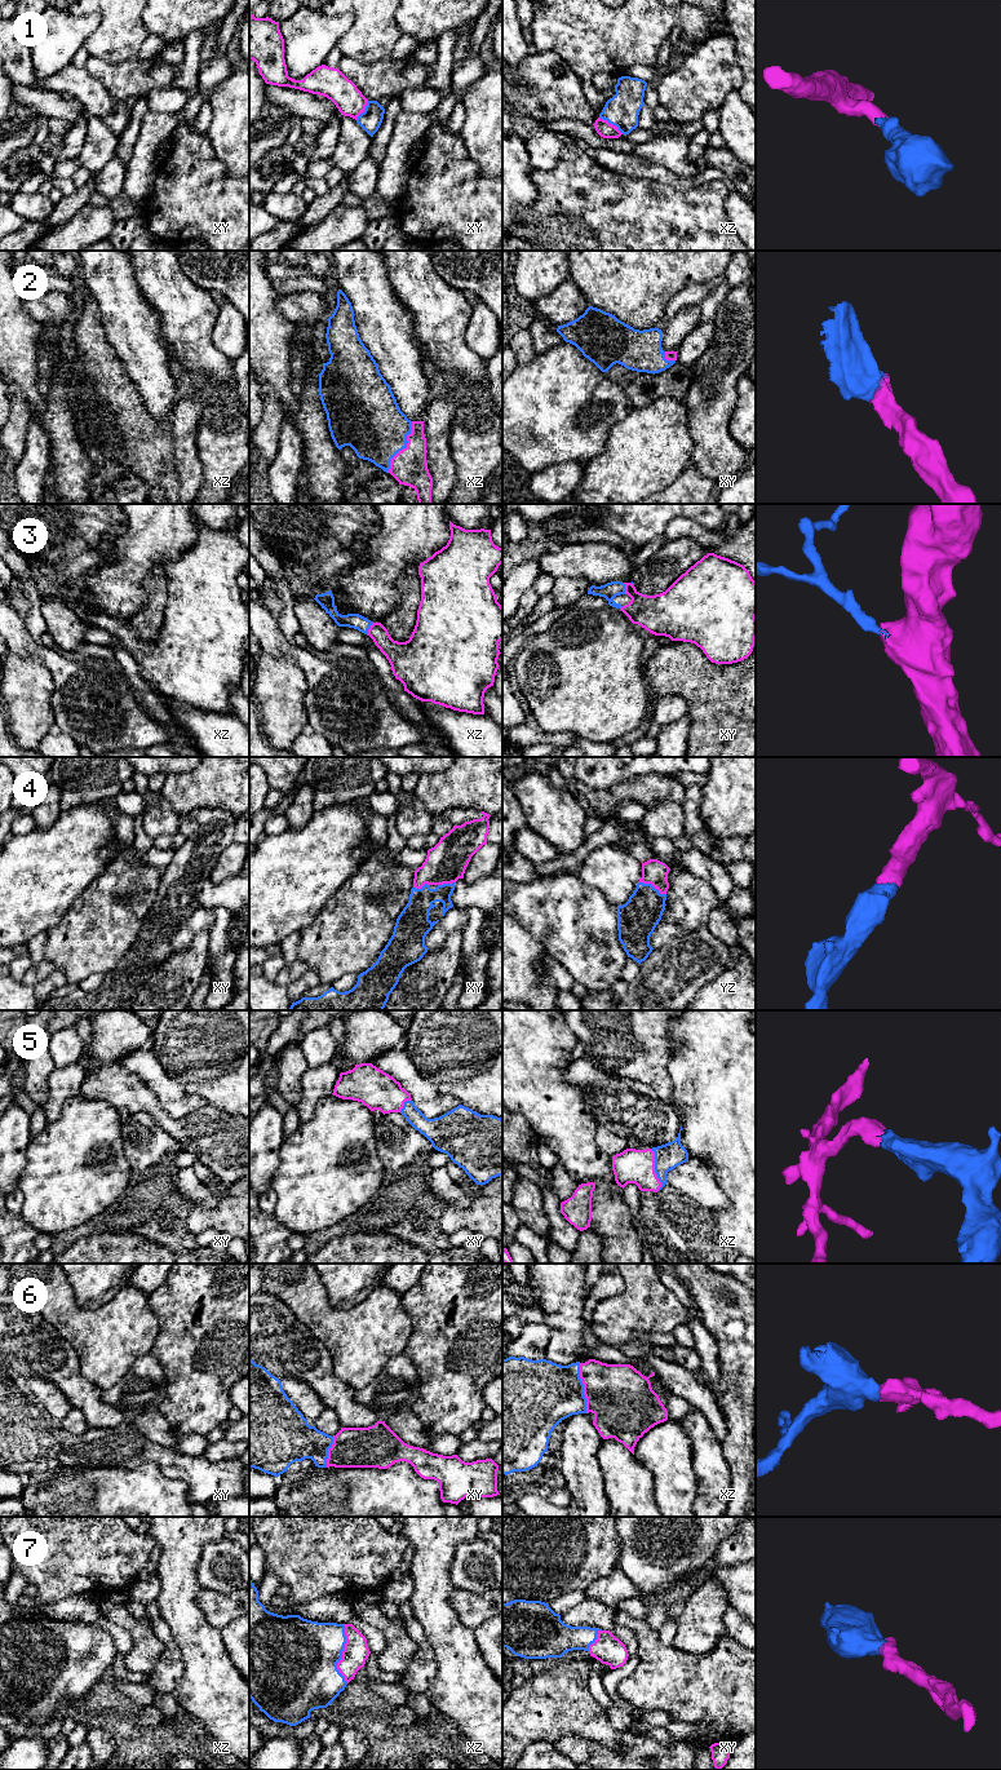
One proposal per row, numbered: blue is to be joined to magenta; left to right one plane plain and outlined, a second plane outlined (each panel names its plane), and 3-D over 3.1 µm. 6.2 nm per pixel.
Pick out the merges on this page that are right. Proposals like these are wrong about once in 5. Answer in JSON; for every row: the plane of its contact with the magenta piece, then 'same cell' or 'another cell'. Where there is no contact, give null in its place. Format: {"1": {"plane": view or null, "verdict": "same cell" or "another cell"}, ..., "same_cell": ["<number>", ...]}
{"1": {"plane": "xz", "verdict": "same cell"}, "2": {"plane": "xz", "verdict": "same cell"}, "3": {"plane": "xz", "verdict": "same cell"}, "4": {"plane": "yz", "verdict": "same cell"}, "5": {"plane": "xz", "verdict": "same cell"}, "6": {"plane": "xz", "verdict": "same cell"}, "7": {"plane": "xz", "verdict": "same cell"}, "same_cell": ["1", "2", "3", "4", "5", "6", "7"]}

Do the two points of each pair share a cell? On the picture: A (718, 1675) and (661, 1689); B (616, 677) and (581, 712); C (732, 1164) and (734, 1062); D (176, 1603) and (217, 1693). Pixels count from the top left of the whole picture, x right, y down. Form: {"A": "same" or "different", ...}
{"A": "same", "B": "same", "C": "same", "D": "same"}

